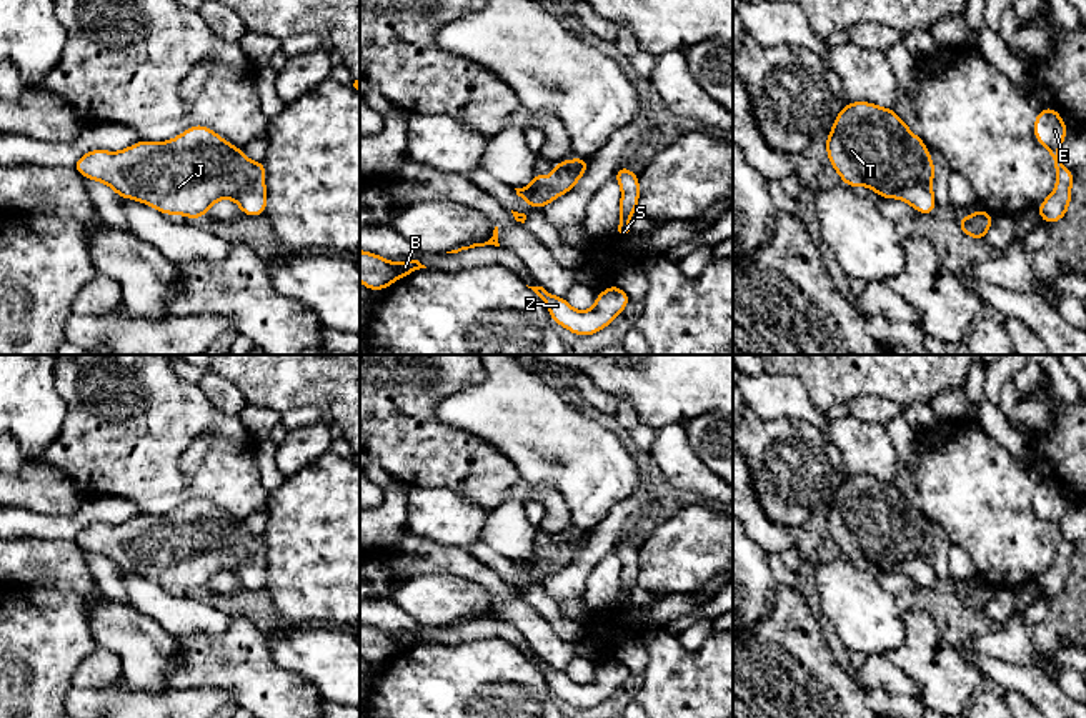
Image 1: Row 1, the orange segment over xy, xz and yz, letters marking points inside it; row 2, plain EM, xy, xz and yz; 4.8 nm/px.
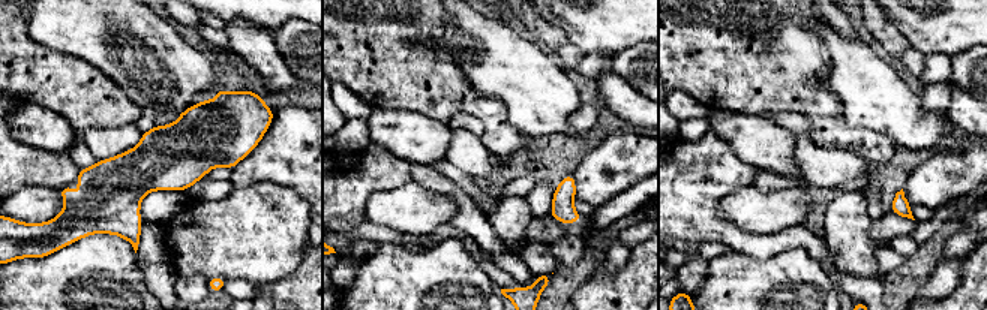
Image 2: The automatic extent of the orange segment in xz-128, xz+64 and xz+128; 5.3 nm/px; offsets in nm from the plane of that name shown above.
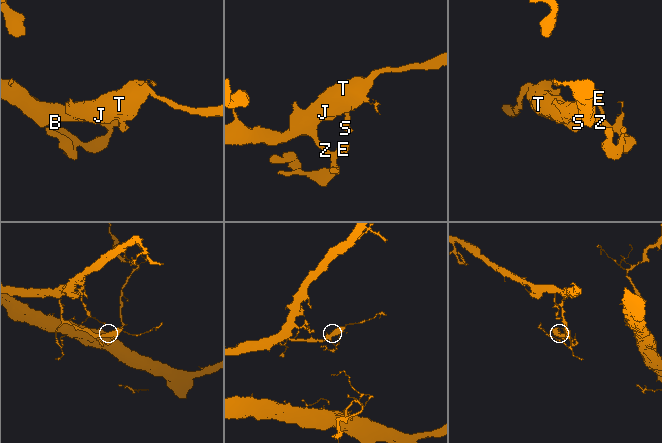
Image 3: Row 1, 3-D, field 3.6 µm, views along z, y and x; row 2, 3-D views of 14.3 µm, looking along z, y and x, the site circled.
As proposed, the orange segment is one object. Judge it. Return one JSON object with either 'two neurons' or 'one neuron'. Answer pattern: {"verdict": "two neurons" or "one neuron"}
{"verdict": "one neuron"}

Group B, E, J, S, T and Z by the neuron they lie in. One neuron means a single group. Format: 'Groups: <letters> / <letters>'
Groups: B E J S T Z

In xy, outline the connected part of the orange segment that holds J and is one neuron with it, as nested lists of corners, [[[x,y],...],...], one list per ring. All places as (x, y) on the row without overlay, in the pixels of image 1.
[[[193,498],[170,515],[142,513],[122,525],[90,523],[73,541],[83,551],[108,558],[118,570],[150,578],[167,590],[178,586],[203,591],[215,575],[227,571],[235,573],[243,588],[258,590],[267,585],[263,533],[250,535],[242,521],[205,498]]]

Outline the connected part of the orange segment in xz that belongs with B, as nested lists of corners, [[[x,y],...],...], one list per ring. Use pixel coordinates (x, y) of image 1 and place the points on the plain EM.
[[[360,623],[360,655],[371,665],[385,663],[405,648],[426,641],[418,633],[393,636],[376,626]]]

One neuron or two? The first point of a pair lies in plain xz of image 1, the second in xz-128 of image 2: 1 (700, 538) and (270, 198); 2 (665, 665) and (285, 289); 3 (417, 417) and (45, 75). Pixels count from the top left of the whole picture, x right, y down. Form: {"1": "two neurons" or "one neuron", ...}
{"1": "two neurons", "2": "one neuron", "3": "one neuron"}

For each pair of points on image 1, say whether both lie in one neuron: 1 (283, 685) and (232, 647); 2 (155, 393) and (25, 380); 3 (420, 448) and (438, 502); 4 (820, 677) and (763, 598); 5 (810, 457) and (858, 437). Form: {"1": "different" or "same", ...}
{"1": "same", "2": "different", "3": "different", "4": "different", "5": "different"}

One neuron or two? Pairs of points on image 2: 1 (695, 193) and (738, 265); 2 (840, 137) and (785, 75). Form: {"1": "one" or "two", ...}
{"1": "two", "2": "one"}

